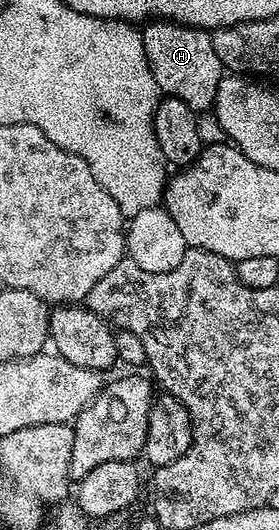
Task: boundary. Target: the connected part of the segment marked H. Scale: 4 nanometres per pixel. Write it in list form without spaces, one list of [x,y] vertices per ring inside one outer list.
[[[161,18],[147,23],[141,33],[159,93],[184,102],[195,114],[209,113],[218,103],[220,82],[224,79],[222,63],[216,58],[216,50],[210,41],[211,33],[205,28],[192,28]]]

